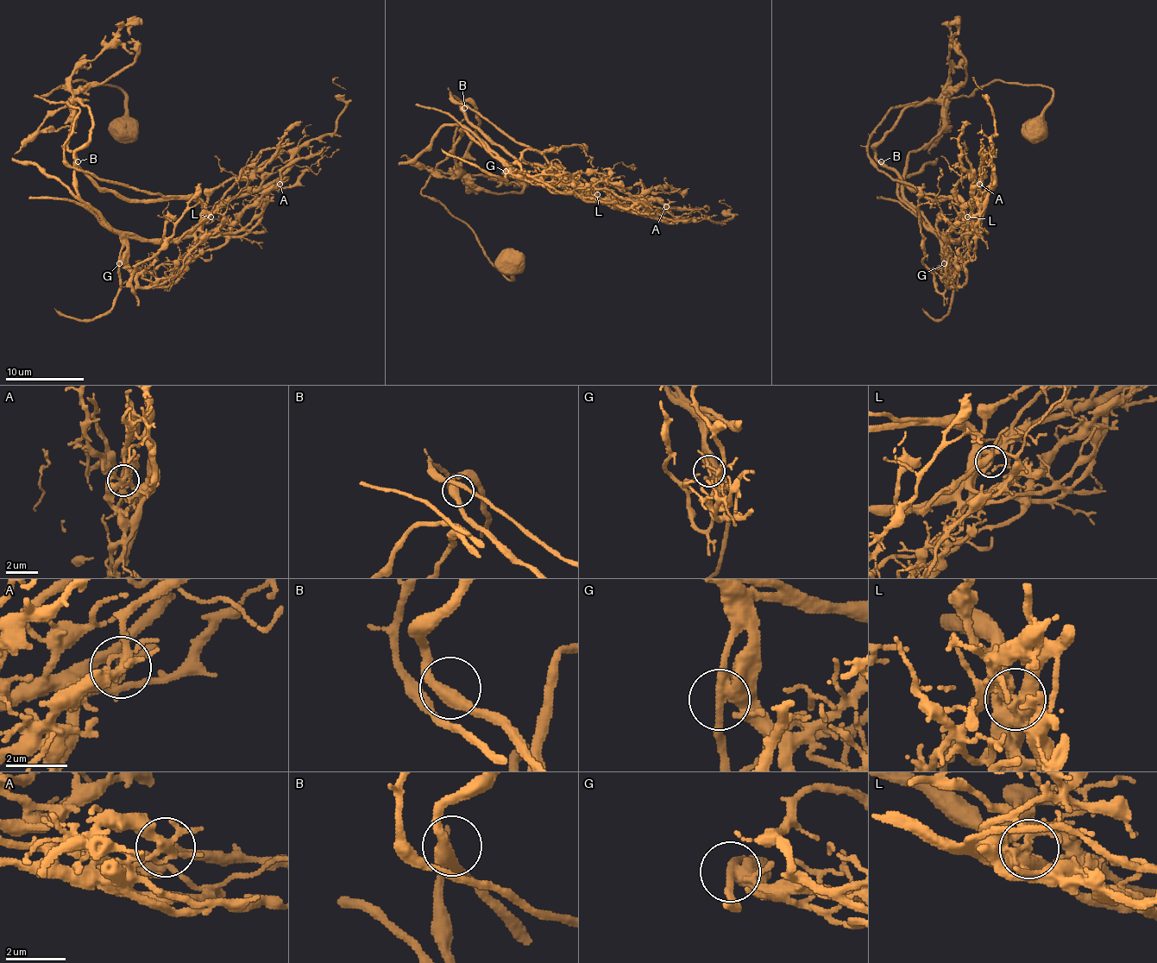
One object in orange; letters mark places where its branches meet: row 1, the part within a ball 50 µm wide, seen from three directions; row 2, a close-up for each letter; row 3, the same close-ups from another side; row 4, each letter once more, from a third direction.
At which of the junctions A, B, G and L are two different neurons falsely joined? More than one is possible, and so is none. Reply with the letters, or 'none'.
A, L

